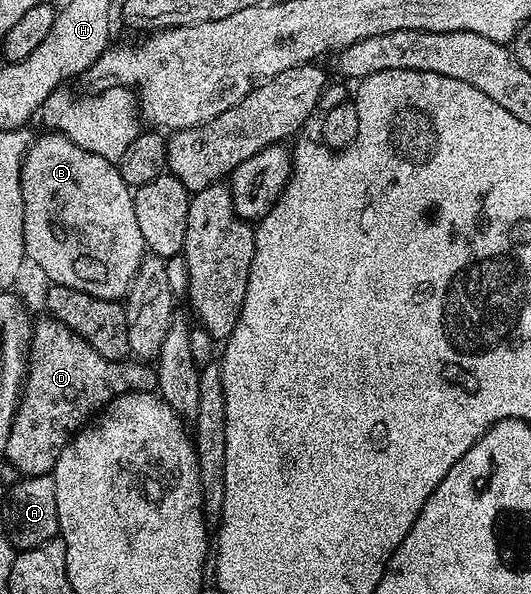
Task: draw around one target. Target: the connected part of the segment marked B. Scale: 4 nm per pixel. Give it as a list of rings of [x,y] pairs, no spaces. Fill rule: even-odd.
[[[60,132],[45,133],[33,139],[20,171],[24,255],[44,271],[45,278],[52,284],[70,286],[103,300],[123,301],[146,255],[142,230],[138,230],[138,218],[134,218],[133,189],[128,187],[113,161],[90,154],[90,150],[82,150],[82,146],[74,146],[74,142]]]

